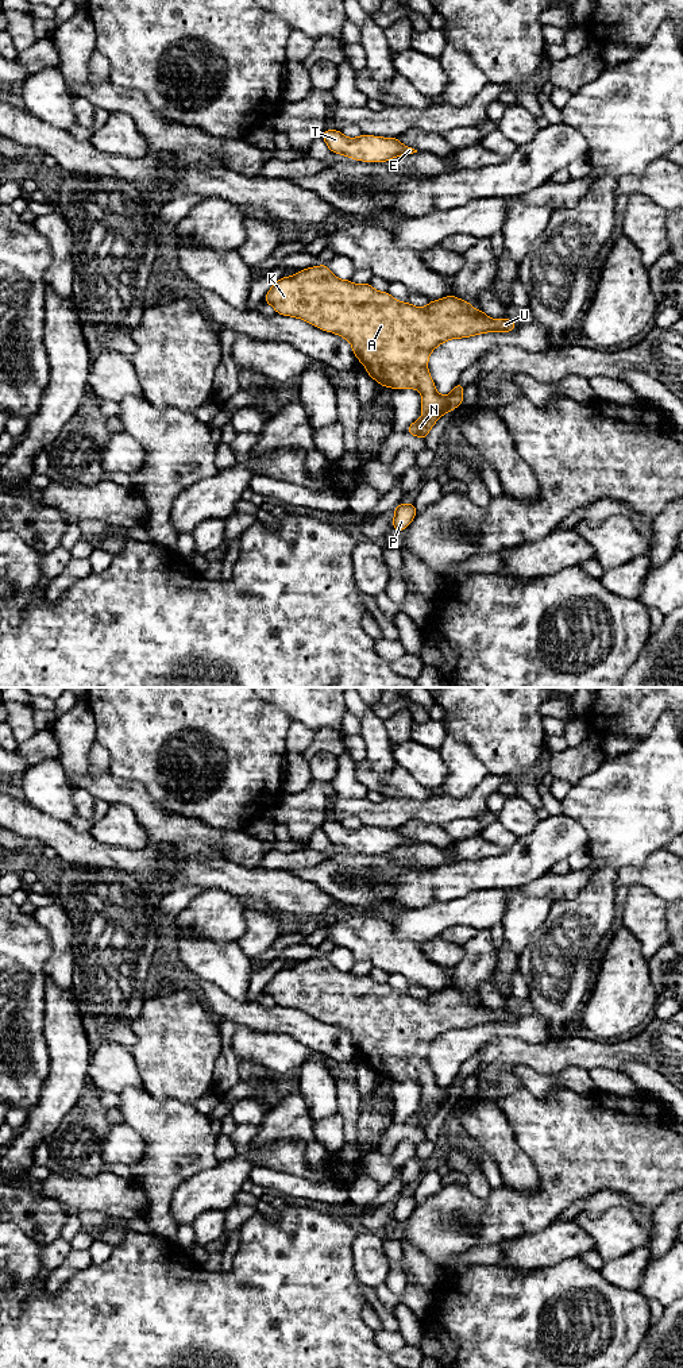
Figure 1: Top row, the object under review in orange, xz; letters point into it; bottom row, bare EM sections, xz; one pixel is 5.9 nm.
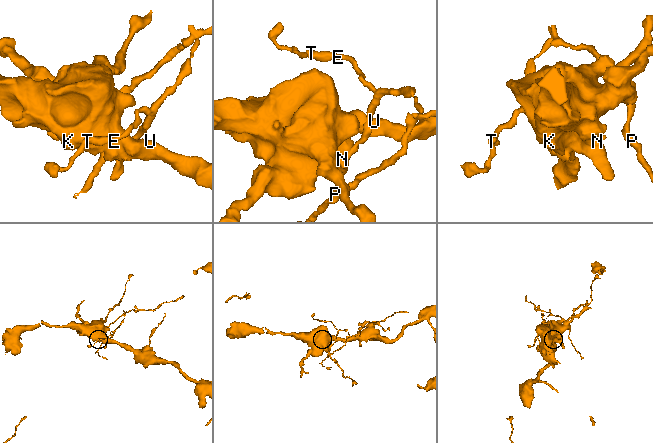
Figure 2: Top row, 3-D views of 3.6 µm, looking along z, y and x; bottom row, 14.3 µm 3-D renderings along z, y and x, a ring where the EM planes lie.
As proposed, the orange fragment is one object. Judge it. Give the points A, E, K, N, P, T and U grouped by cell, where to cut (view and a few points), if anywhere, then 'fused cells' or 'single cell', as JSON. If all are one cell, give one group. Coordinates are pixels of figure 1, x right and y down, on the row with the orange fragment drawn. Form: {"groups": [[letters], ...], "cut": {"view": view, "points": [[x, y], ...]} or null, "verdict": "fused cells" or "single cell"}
{"groups": [["A", "K", "U"], ["E", "N", "P", "T"]], "cut": {"view": "xz", "points": [[447, 396], [447, 403], [439, 412], [433, 416], [423, 415]]}, "verdict": "fused cells"}

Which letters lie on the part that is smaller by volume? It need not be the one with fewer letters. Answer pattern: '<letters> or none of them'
E, N, P, T

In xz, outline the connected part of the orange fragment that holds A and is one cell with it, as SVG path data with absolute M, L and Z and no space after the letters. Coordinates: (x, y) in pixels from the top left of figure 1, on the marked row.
M327 263L308 267L292 277L279 278L265 300L278 315L302 319L323 331L333 332L351 343L352 351L367 374L379 385L391 389L417 389L422 397L422 415L435 417L445 404L428 371L429 354L449 339L470 338L486 332L509 332L518 327L508 317L493 320L468 301L452 294L431 300L424 308L401 302L386 292L375 290L370 282L356 285L339 280Z

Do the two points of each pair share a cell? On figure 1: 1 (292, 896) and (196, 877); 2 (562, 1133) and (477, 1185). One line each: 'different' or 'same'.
1: same
2: different

